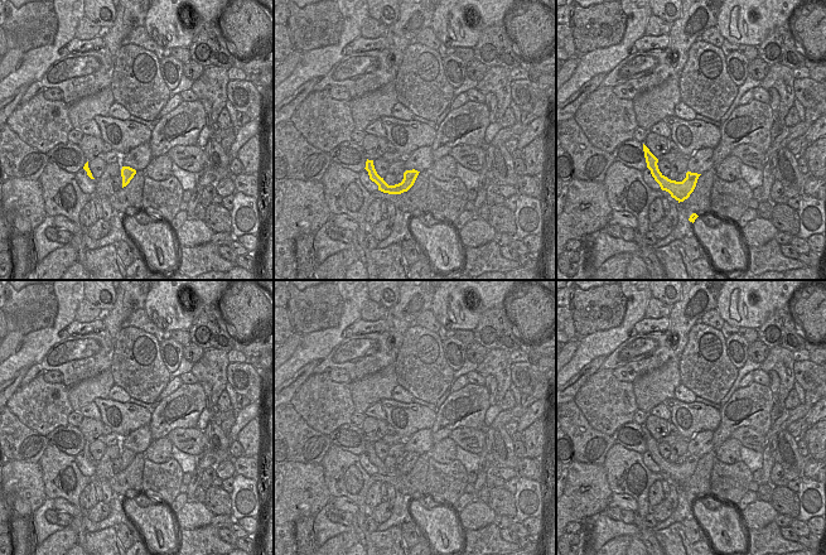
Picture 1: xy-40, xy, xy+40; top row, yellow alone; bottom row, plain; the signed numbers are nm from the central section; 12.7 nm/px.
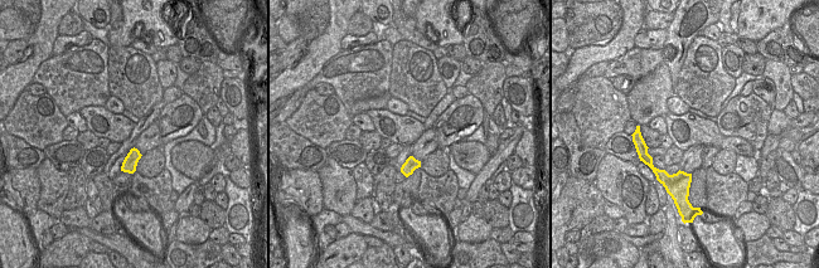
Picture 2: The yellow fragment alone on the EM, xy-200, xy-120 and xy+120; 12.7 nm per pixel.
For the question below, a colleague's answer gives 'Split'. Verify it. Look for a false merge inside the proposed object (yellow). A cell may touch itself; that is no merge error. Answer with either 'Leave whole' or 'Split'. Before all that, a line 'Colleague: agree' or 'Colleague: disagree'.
Colleague: agree
Split.

